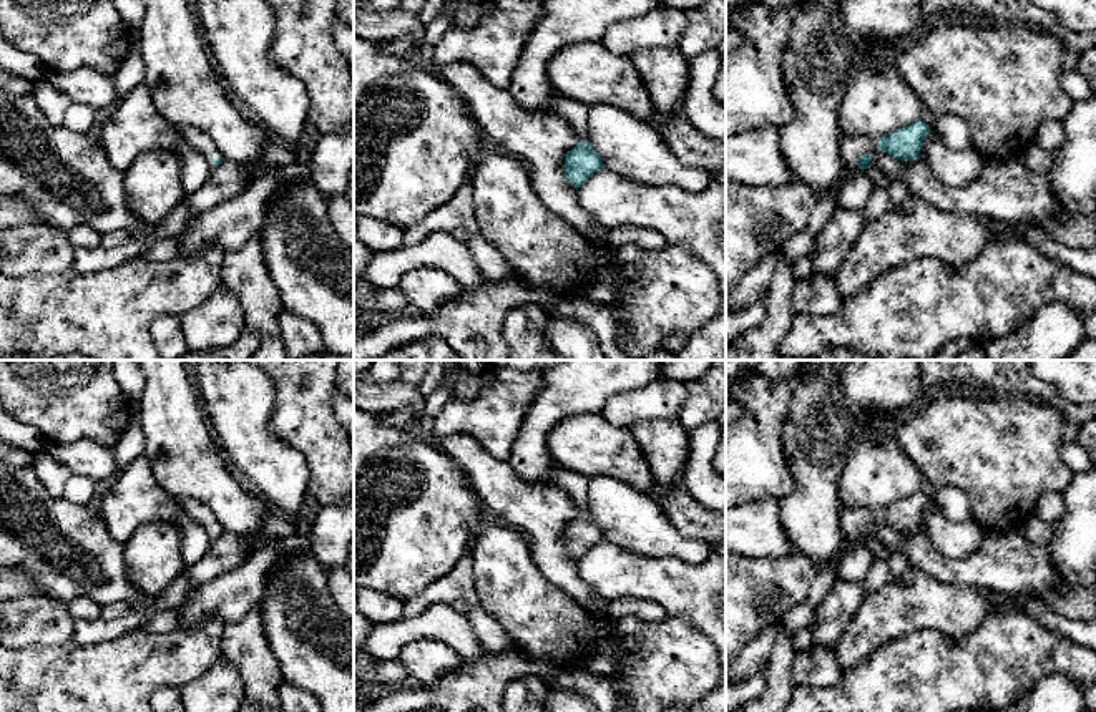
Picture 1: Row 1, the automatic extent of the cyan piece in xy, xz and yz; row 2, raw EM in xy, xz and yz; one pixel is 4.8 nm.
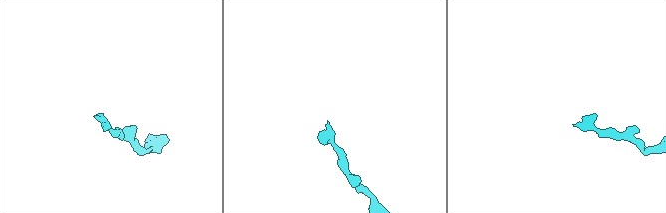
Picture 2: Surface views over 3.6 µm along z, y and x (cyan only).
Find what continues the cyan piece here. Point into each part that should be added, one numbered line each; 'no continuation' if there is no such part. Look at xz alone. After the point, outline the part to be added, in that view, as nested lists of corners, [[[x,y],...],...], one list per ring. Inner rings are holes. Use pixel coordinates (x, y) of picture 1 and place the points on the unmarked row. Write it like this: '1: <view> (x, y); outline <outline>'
1: xz (573, 483); outline [[[556,466],[551,473],[551,485],[561,488],[571,496],[578,513],[588,513],[588,481],[588,476],[561,466]]]

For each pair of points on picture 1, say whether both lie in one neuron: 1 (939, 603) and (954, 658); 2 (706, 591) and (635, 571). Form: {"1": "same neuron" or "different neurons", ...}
{"1": "different neurons", "2": "same neuron"}

